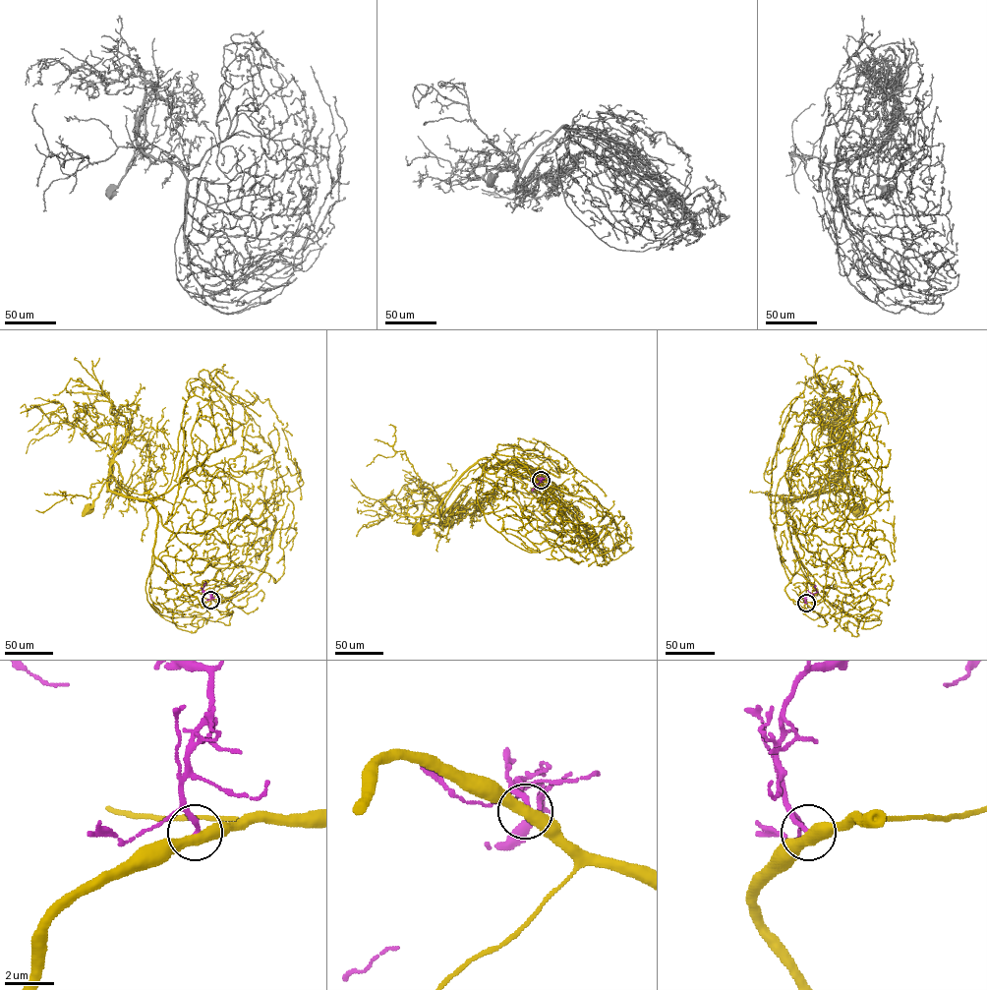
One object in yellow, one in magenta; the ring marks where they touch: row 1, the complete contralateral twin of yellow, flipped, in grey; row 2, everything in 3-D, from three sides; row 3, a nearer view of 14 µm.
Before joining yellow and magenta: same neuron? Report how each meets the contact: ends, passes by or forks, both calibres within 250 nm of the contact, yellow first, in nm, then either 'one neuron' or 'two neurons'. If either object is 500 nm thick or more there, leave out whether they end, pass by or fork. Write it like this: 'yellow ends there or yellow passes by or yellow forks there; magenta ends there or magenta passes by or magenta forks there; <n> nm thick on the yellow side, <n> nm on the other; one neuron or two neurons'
yellow passes by; magenta ends there; 440 nm thick on the yellow side, 180 nm on the other; two neurons

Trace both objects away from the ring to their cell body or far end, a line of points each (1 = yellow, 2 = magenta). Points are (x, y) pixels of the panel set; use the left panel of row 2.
1: (210, 600), (203, 608), (153, 554), (157, 510), (146, 500), (113, 493), (106, 482), (87, 510)
2: (210, 600), (211, 594), (203, 589), (205, 582)

